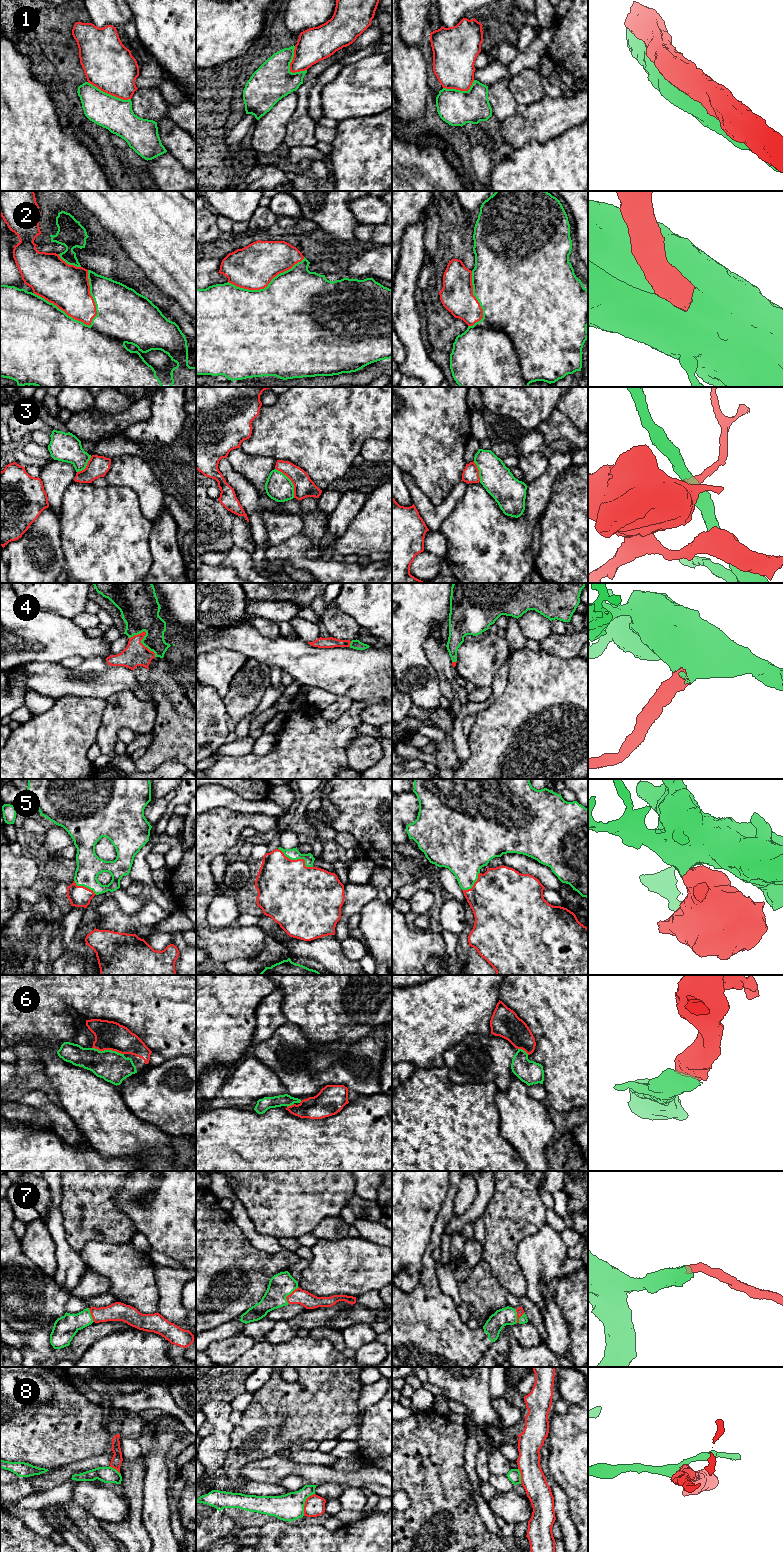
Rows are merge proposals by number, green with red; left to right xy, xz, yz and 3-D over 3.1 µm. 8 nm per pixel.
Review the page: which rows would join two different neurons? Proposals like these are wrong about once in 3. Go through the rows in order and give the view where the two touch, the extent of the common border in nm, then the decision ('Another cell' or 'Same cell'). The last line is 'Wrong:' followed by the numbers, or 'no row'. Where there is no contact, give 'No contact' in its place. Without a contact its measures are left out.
1: Touches green in xy. Shared border 380 nm. Another cell
2: Touches green in xy. Shared border 550 nm. Same cell
3: Touches green in xz. Shared border 280 nm. Another cell
4: Touches green in xy. Shared border 260 nm. Same cell
5: Touches green in xz. Shared border 320 nm. Same cell
6: Touches green in xy. Shared border 260 nm. Same cell
7: Touches green in yz. Shared border 120 nm. Same cell
8: Touches green in xz. Shared border 200 nm. Another cell
Wrong: 1, 3, 8

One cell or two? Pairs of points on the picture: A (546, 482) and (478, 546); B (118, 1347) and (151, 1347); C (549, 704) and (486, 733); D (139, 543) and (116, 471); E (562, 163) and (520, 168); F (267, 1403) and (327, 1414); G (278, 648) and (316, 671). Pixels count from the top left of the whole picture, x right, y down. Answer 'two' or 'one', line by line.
A: one
B: one
C: one
D: two
E: one
F: one
G: one

